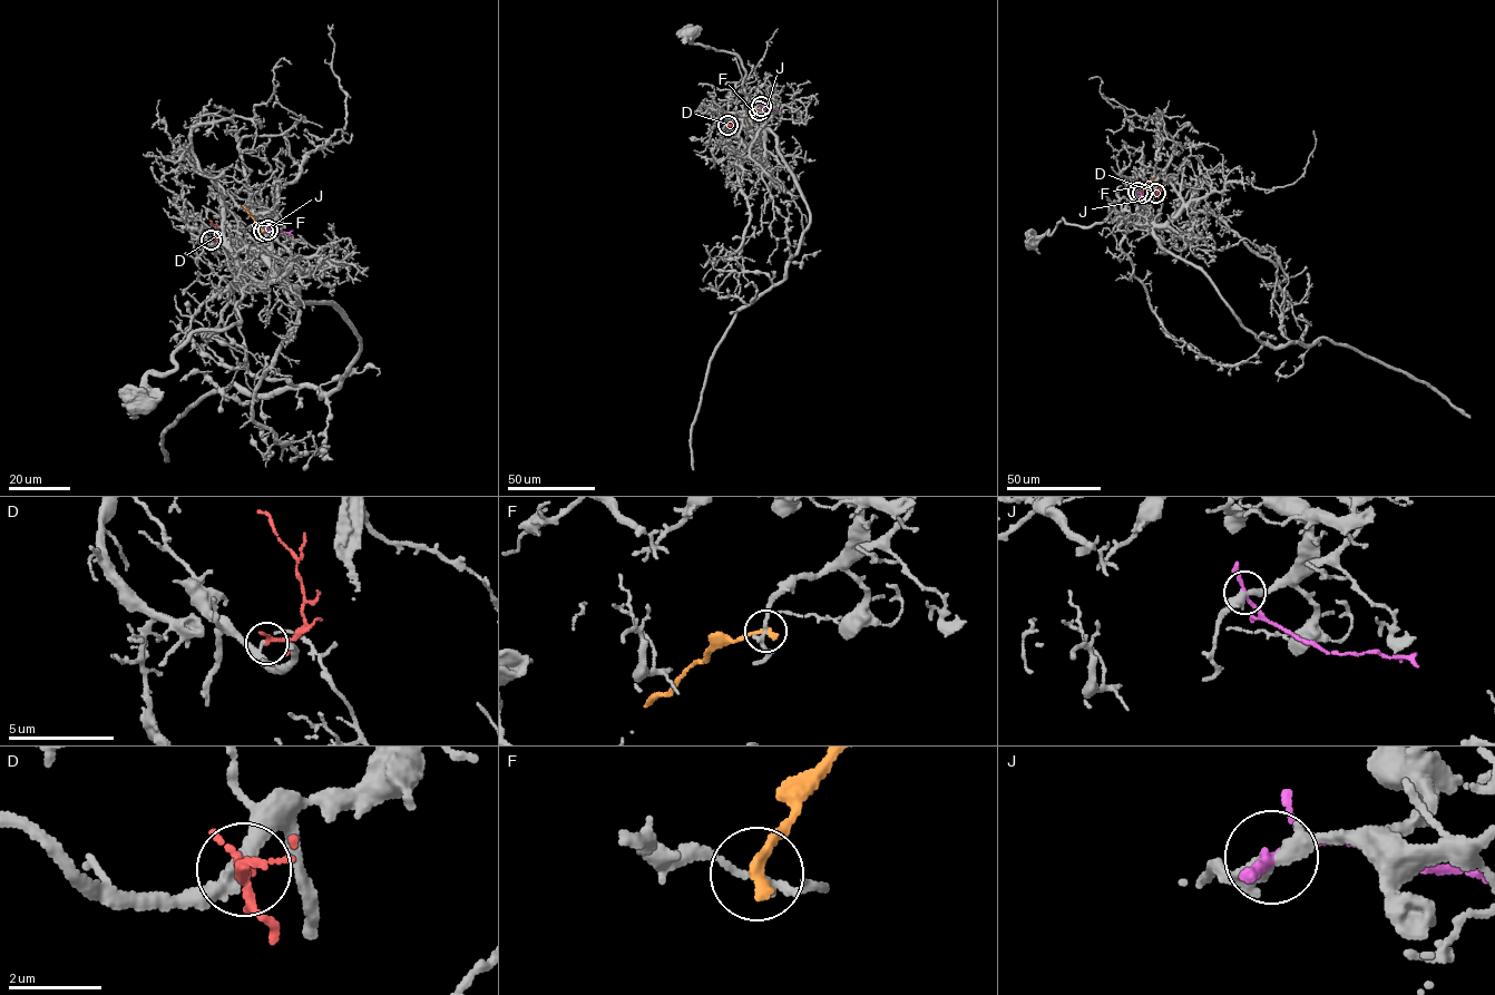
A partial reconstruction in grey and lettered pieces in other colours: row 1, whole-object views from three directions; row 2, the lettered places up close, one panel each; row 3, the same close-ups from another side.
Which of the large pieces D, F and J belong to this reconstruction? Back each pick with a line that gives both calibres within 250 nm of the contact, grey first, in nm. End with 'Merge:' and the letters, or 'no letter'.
D: Thickness 280 nm (grey) against 170 nm
Merge: D

